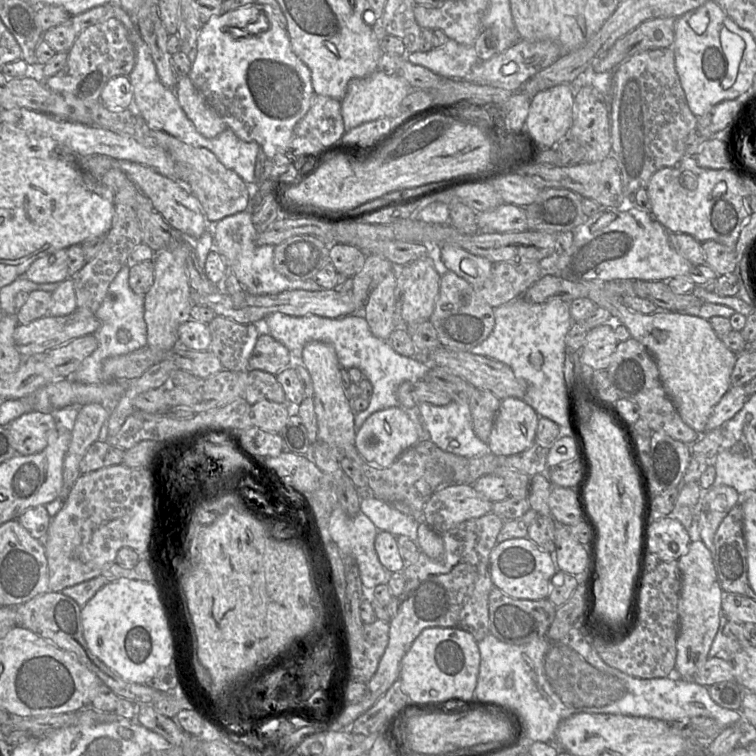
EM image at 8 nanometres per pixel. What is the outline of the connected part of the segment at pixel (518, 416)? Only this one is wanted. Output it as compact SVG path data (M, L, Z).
M503 399L487 443L490 452L495 456L511 456L530 448L535 442L539 418L523 399Z

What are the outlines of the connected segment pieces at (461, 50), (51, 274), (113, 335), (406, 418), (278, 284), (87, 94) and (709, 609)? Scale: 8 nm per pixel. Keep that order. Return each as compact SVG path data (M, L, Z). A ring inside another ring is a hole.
M452 39L428 52L407 53L406 59L449 79L468 78L479 62L474 45L460 44Z
M59 249L34 261L24 277L34 283L61 283L68 278L67 249Z
M126 264L111 282L107 295L95 316L100 322L94 332L98 341L96 350L83 360L71 379L83 384L102 383L102 364L109 357L125 355L147 345L147 326L144 320L144 295L136 294L129 286L130 266Z
M401 406L390 407L373 413L356 431L354 445L362 457L371 465L389 467L408 448L414 446L425 436L425 431L416 410L406 410Z
M243 211L225 217L213 225L208 225L205 232L194 241L194 249L199 265L204 268L206 258L211 250L218 252L225 263L230 266L244 290L251 295L275 295L288 290L319 291L323 288L312 280L291 280L276 271L273 264L274 247L257 246L258 232L253 225L252 214Z
M115 17L91 25L76 38L65 66L44 84L59 92L69 106L67 120L92 125L89 108L100 101L101 92L113 77L128 76L135 65L135 49L124 24Z
M701 540L691 541L687 553L677 561L681 573L681 591L678 603L679 630L675 669L681 679L692 680L698 668L709 658L709 651L720 623L723 590L712 553Z

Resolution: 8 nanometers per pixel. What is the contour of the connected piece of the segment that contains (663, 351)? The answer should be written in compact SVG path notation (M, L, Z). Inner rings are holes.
M574 281L574 282L581 282L585 284L586 288L588 289L588 298L592 300L597 306L603 307L607 309L611 315L615 318L617 318L623 325L625 325L631 335L631 338L636 339L641 344L643 344L647 350L650 352L650 354L653 356L660 375L660 381L663 385L663 388L665 389L667 395L672 400L677 412L679 413L681 419L692 429L694 429L699 434L704 434L706 432L706 424L708 421L708 418L715 407L715 405L721 400L721 398L727 393L729 388L731 387L731 374L734 369L734 365L736 364L737 355L730 351L722 342L722 340L718 337L718 335L715 333L714 329L712 328L709 320L689 315L683 312L677 312L677 311L668 311L668 310L657 310L656 312L652 314L642 314L636 311L630 310L627 306L624 305L624 300L621 297L616 297L614 295L608 294L604 288L603 284L604 282L591 282L591 281Z

